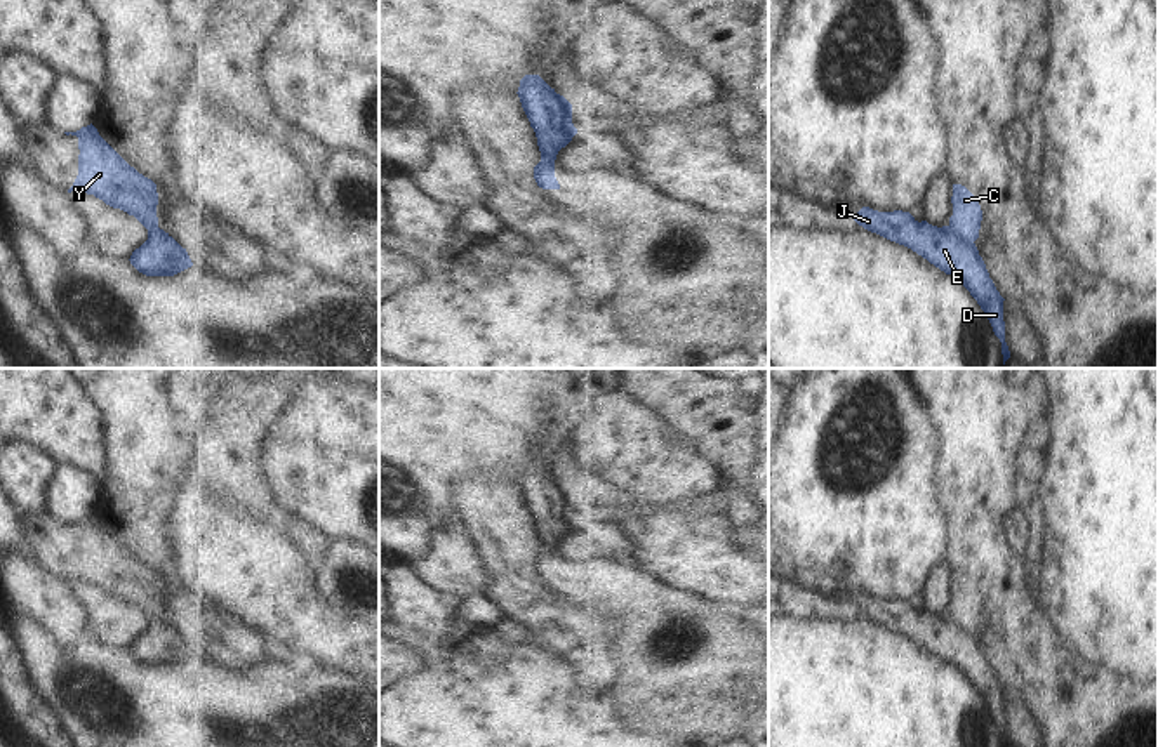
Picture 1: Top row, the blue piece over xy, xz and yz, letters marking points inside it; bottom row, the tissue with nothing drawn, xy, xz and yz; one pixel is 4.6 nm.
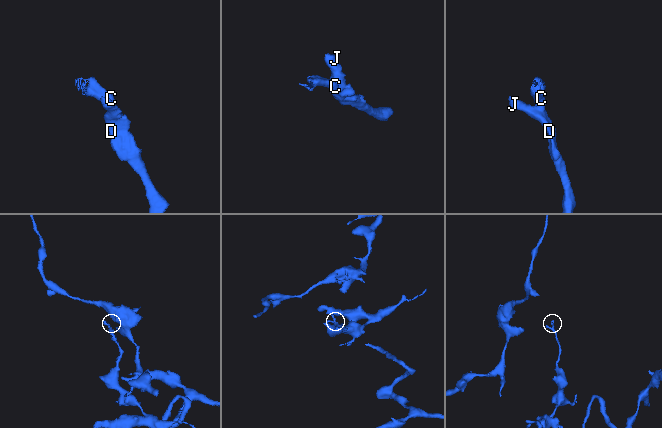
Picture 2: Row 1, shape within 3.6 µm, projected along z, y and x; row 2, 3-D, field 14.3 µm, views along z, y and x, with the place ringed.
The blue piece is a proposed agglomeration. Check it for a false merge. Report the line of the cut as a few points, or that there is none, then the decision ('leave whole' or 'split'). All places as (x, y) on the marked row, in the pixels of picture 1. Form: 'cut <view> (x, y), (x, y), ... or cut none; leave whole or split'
cut yz (948, 226), (972, 242); split

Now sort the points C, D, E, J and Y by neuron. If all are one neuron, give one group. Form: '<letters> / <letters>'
C Y / D E J

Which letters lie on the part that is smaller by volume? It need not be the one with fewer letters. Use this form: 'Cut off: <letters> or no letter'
Cut off: C, Y

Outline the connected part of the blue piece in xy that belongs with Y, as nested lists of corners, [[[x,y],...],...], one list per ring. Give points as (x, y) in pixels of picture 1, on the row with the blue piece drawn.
[[[90,123],[82,127],[77,132],[64,132],[66,136],[78,137],[78,175],[73,186],[68,189],[82,191],[87,195],[94,195],[103,200],[106,205],[113,208],[120,208],[129,215],[134,215],[146,229],[148,236],[153,236],[158,228],[156,205],[158,193],[156,184],[139,174],[134,167],[130,167],[97,132],[97,129]]]

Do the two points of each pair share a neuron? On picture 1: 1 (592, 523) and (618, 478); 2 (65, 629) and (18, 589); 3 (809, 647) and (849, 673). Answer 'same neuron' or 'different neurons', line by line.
1: different neurons
2: same neuron
3: same neuron

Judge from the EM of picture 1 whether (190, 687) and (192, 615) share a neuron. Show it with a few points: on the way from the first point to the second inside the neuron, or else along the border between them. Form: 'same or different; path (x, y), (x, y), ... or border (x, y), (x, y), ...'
different; border (193, 654), (212, 657), (225, 667)

